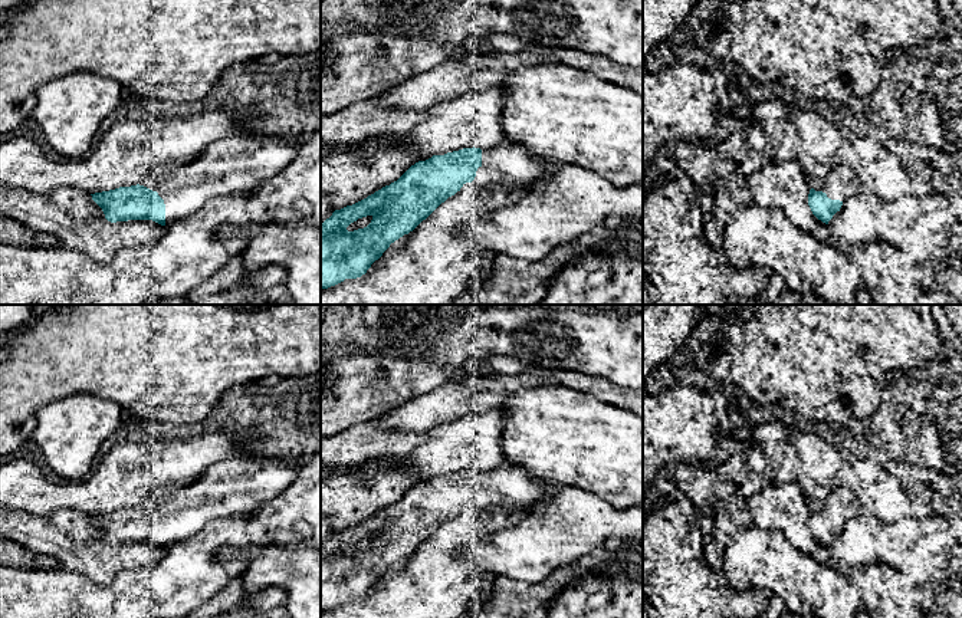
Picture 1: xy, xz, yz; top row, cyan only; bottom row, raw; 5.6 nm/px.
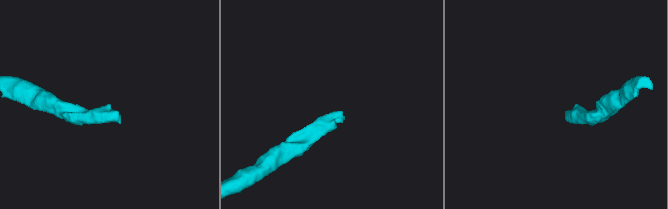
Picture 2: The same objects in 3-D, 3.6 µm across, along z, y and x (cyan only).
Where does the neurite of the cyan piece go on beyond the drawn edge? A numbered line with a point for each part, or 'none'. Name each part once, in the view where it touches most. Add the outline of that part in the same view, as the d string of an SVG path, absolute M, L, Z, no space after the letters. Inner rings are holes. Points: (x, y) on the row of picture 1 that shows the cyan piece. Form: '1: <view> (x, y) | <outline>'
1: xy (239, 163) | M246 131L216 139L188 165L174 172L148 175L139 185L157 191L164 200L165 226L168 226L197 213L214 197L259 188L265 180L283 171L296 152L298 145L288 145L279 135Z

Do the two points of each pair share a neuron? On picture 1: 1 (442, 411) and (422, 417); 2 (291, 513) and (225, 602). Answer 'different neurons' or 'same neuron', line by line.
1: same neuron
2: different neurons

